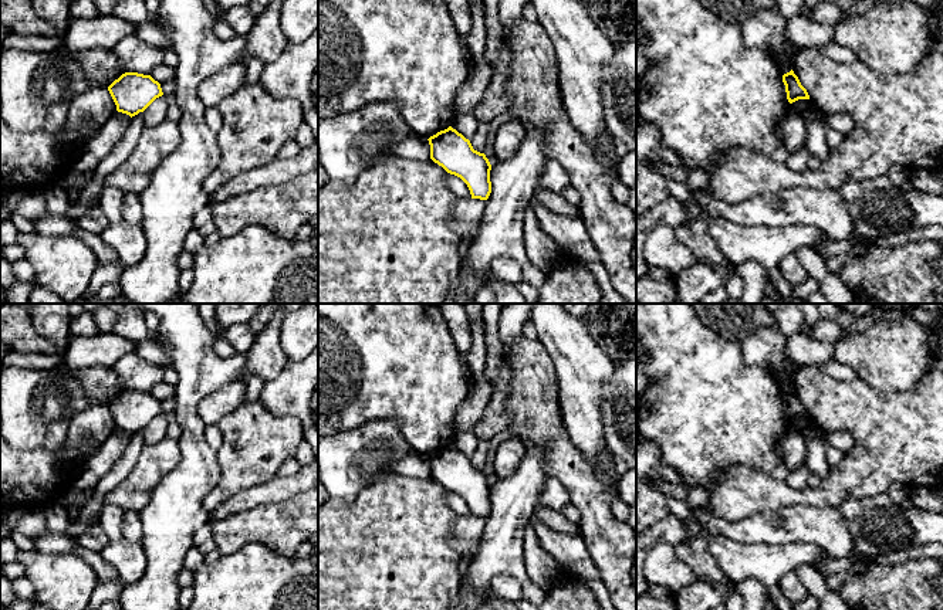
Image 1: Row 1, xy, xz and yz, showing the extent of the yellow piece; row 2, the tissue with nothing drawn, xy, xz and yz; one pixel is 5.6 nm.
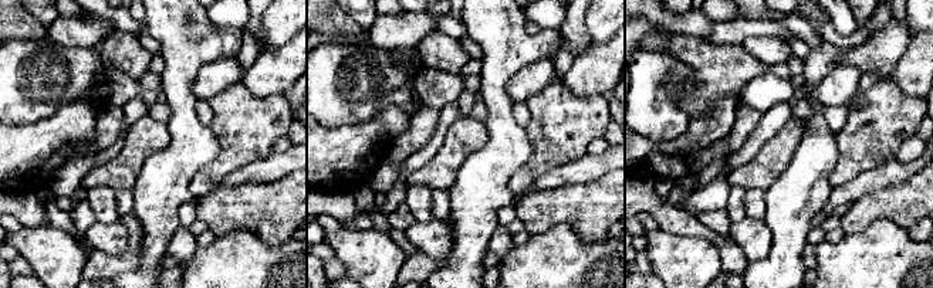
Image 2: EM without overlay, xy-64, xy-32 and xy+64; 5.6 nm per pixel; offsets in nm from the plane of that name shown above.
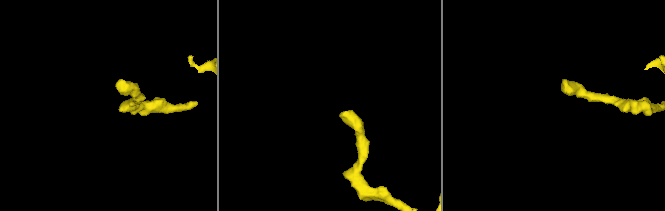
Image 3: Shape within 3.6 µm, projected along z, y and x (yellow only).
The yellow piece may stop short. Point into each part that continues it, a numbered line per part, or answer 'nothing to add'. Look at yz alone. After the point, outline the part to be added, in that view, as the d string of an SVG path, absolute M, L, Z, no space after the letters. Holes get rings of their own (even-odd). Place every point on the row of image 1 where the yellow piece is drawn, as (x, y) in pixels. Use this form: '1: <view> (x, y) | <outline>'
nothing to add

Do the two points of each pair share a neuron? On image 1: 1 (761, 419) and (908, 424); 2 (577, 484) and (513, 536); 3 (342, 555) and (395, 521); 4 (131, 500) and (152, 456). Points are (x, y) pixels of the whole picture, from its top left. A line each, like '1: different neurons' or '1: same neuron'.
1: different neurons
2: different neurons
3: same neuron
4: same neuron

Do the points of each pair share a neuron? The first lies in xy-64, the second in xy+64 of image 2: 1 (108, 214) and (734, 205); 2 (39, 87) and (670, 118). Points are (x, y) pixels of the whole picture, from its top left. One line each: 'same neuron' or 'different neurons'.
1: same neuron
2: same neuron

